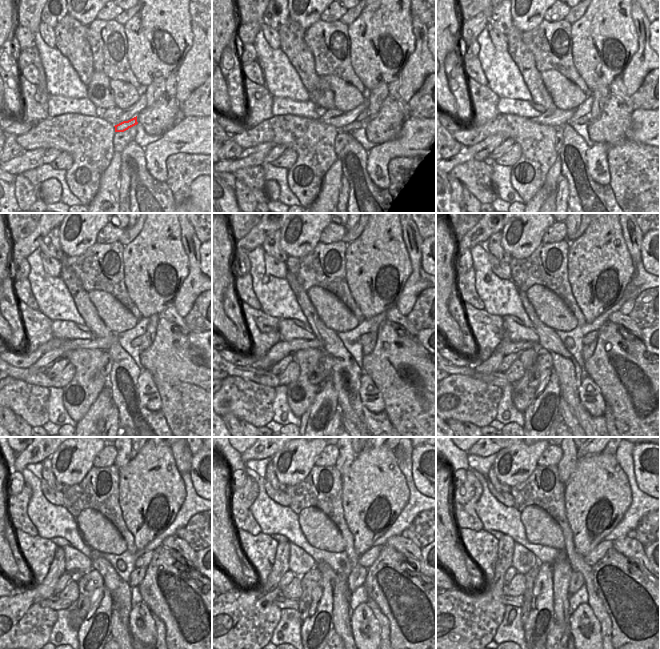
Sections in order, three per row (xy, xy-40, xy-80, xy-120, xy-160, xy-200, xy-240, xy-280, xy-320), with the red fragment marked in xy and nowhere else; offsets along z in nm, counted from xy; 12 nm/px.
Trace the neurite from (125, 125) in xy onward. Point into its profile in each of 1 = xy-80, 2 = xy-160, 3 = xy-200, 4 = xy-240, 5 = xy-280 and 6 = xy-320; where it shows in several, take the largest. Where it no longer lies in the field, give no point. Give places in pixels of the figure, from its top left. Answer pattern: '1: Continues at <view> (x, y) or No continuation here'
1: Continues at xy-80 (586, 118)
2: Continues at xy-160 (362, 340)
3: Continues at xy-200 (591, 336)
4: Continues at xy-240 (143, 561)
5: Continues at xy-280 (366, 559)
6: Continues at xy-320 (598, 552)

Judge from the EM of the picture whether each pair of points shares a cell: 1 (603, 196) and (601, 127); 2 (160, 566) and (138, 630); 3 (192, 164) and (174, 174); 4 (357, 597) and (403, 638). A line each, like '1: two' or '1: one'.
1: two
2: two
3: one
4: two

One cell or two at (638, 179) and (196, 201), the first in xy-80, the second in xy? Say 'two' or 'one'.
two

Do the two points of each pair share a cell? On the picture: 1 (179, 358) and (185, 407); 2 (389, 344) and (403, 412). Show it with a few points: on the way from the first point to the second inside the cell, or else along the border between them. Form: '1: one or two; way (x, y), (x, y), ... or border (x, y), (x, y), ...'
1: one; way (179, 370), (185, 383), (185, 395)
2: one; way (395, 361), (395, 370), (403, 382), (403, 395)

